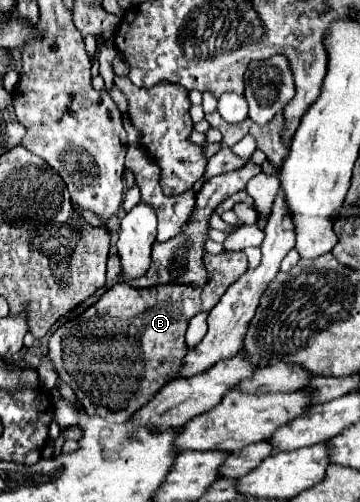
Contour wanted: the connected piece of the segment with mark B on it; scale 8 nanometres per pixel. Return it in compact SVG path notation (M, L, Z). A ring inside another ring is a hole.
M225 251L221 255L205 253L203 263L209 273L209 281L203 287L167 283L135 289L127 283L115 283L97 303L73 319L73 327L65 323L51 333L49 355L59 377L83 401L87 413L101 415L107 421L125 421L183 369L183 359L187 355L185 331L189 321L201 311L211 311L225 289L247 271L247 257L243 251ZM133 363L141 363L143 367L141 377L135 379L135 393Z

